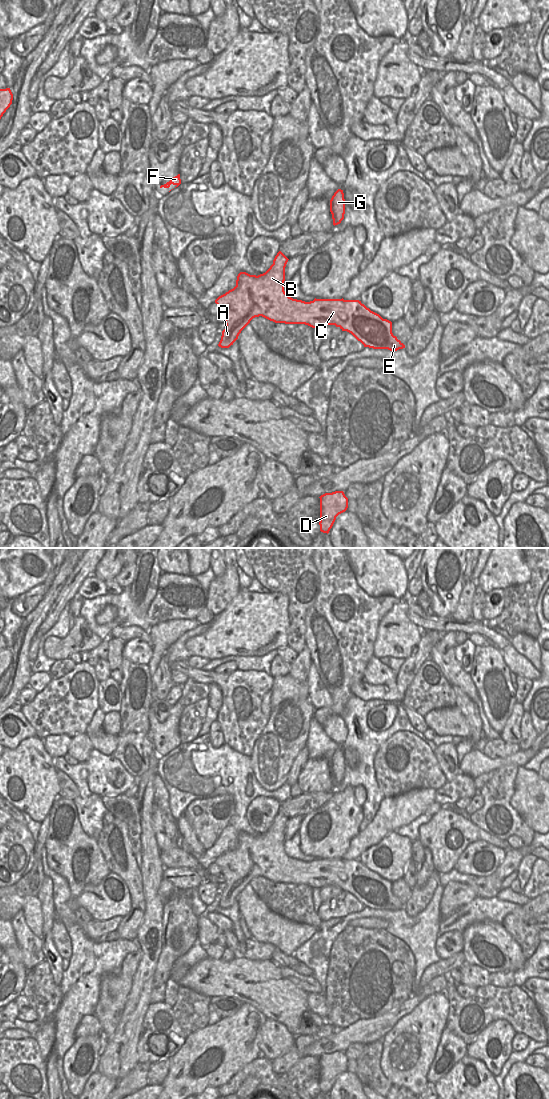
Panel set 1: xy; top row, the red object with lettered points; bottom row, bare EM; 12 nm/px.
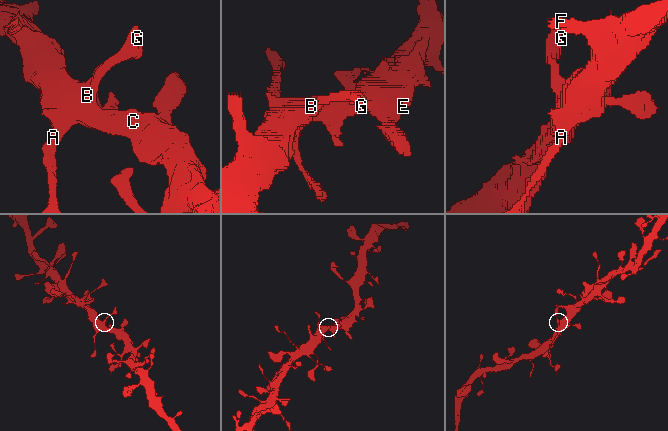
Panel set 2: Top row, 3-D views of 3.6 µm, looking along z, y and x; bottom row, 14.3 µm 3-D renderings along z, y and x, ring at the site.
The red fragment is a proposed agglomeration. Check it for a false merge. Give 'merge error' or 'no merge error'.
no merge error

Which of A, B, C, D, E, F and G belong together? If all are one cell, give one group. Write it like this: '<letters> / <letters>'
A B C D E F G

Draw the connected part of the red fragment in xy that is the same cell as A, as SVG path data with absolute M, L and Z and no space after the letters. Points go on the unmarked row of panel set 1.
M279 811L273 824L265 833L256 836L240 832L236 846L215 860L215 863L221 868L226 884L218 904L219 907L229 908L253 878L262 876L275 883L305 884L319 889L327 885L335 885L342 891L351 893L364 907L390 911L405 908L405 905L393 895L392 882L383 879L359 860L315 858L313 861L305 862L289 857L284 851L285 827L288 820Z

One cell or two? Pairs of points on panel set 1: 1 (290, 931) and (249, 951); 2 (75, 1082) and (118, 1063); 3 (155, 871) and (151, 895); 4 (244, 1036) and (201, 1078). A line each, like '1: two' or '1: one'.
1: two
2: two
3: one
4: one

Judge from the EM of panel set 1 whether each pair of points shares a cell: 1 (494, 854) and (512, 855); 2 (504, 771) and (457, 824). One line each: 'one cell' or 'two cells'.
1: two cells
2: two cells

